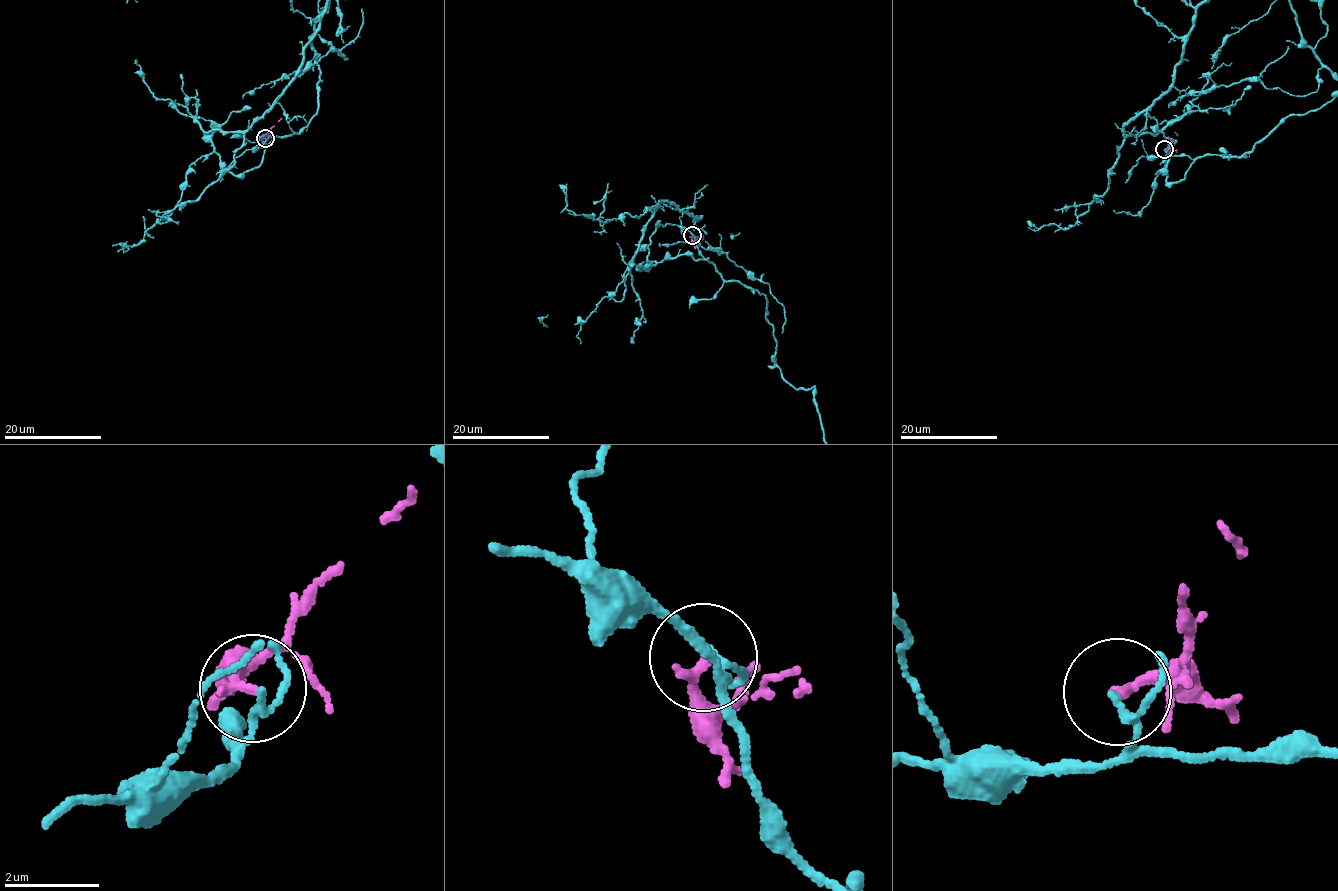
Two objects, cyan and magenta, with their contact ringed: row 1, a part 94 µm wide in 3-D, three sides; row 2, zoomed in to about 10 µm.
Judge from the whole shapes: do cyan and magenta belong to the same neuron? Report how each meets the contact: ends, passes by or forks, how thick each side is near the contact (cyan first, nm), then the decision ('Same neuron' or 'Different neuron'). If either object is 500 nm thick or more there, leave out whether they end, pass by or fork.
At the ring cyan passes by. At the ring magenta ends. Thickness 120 nm (cyan) against 220 nm. Different neuron

